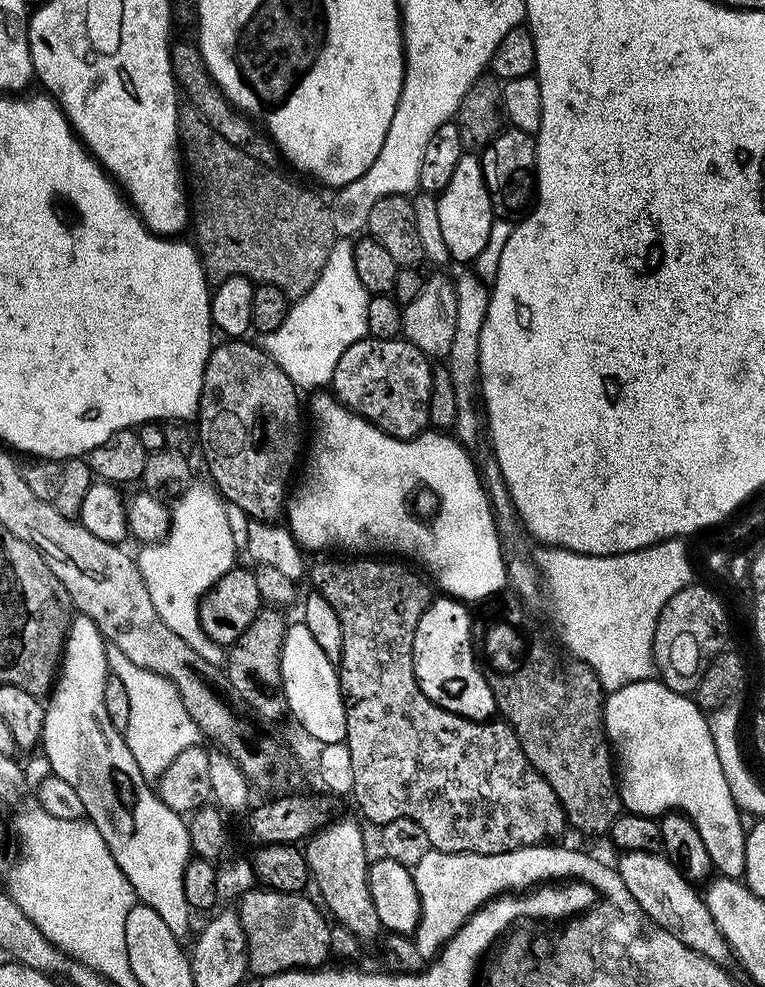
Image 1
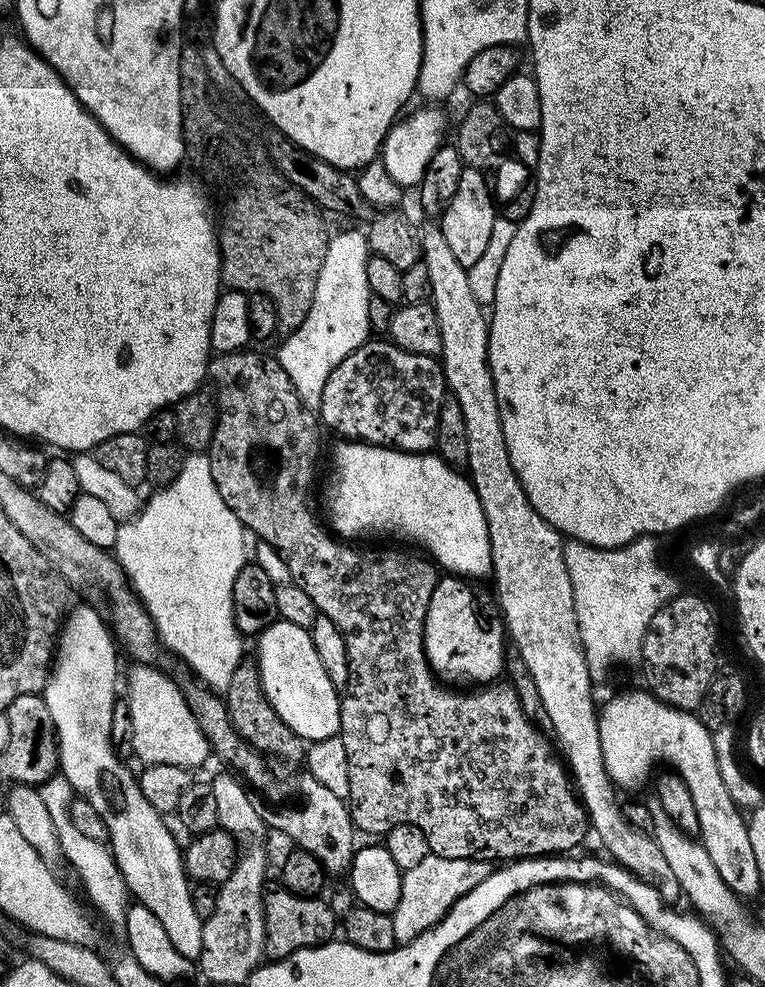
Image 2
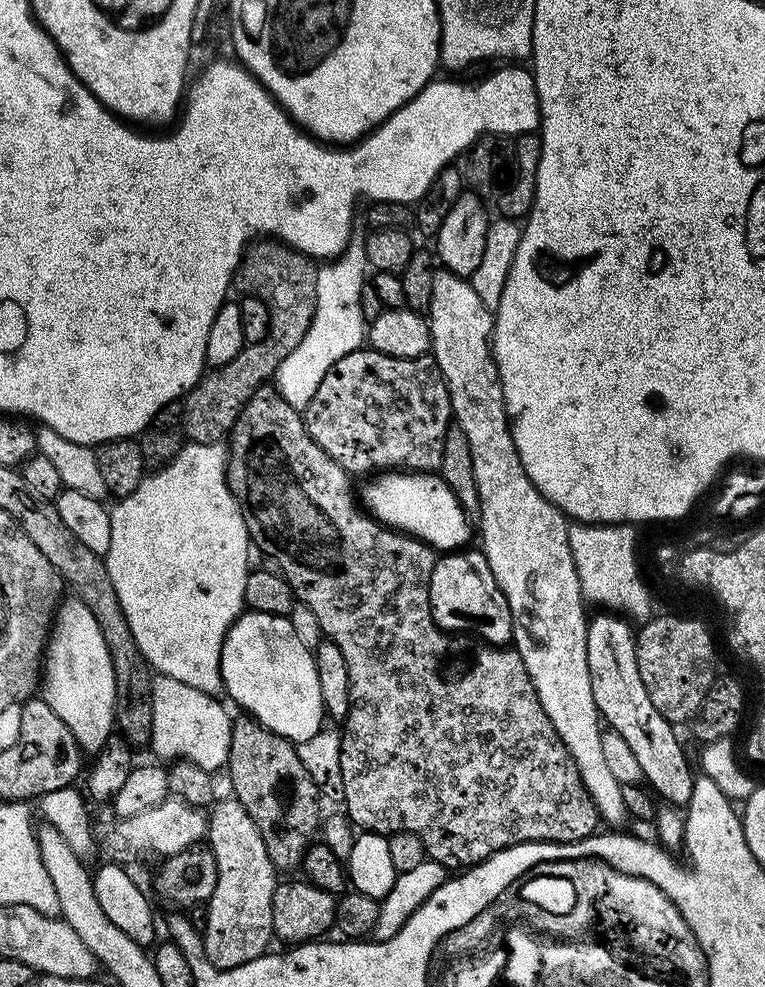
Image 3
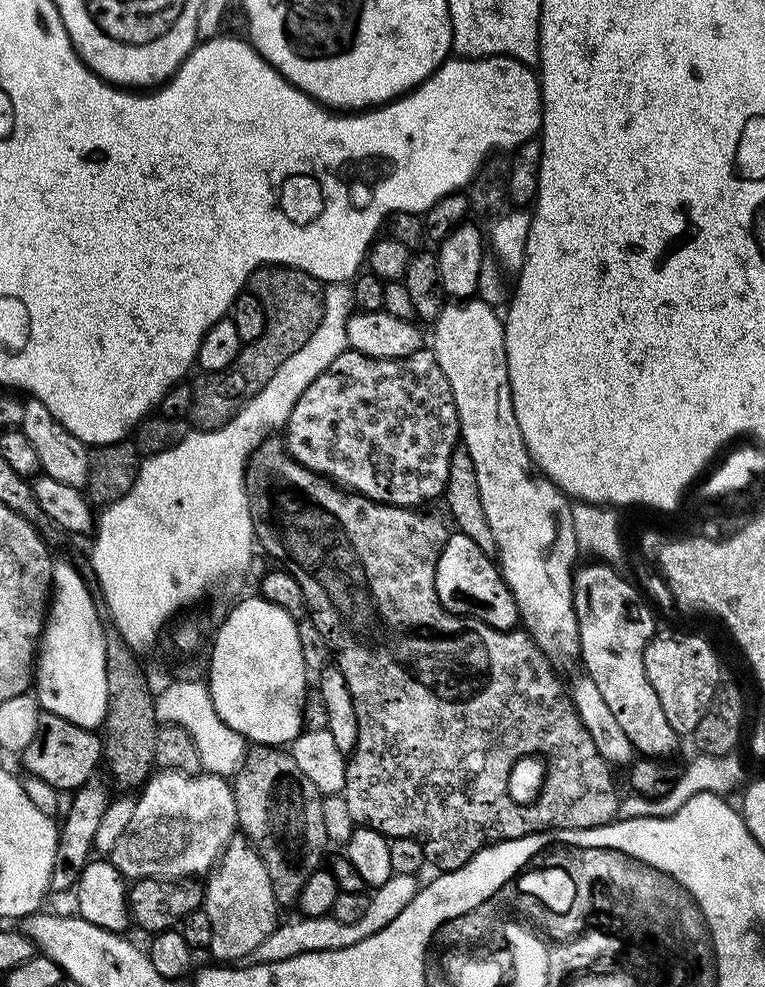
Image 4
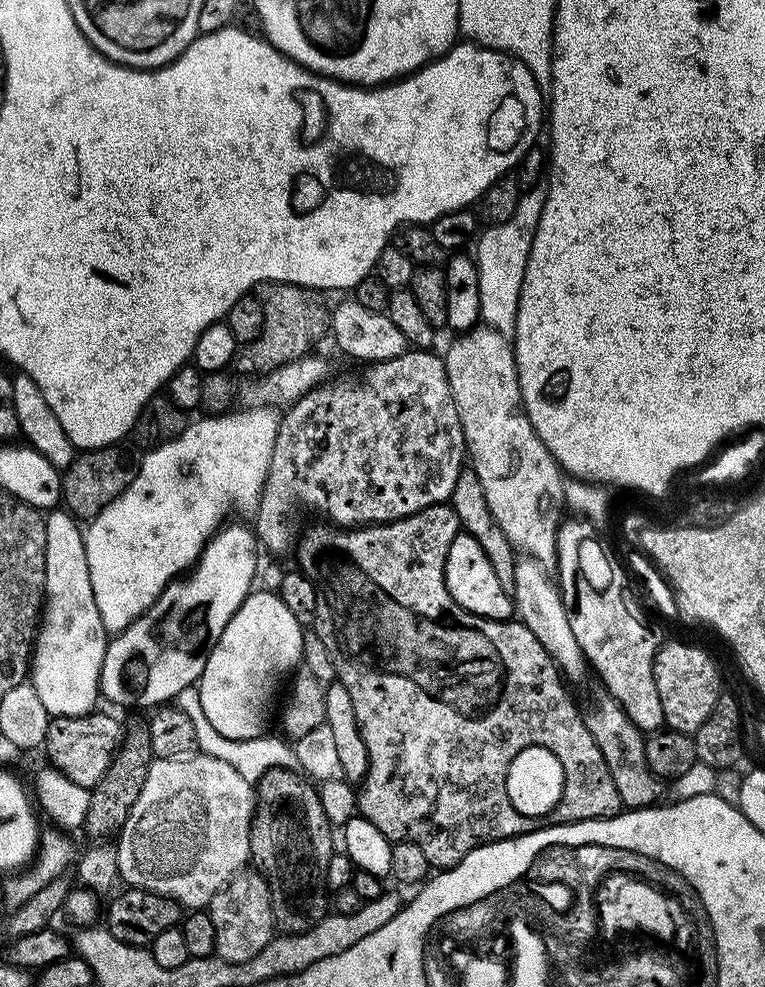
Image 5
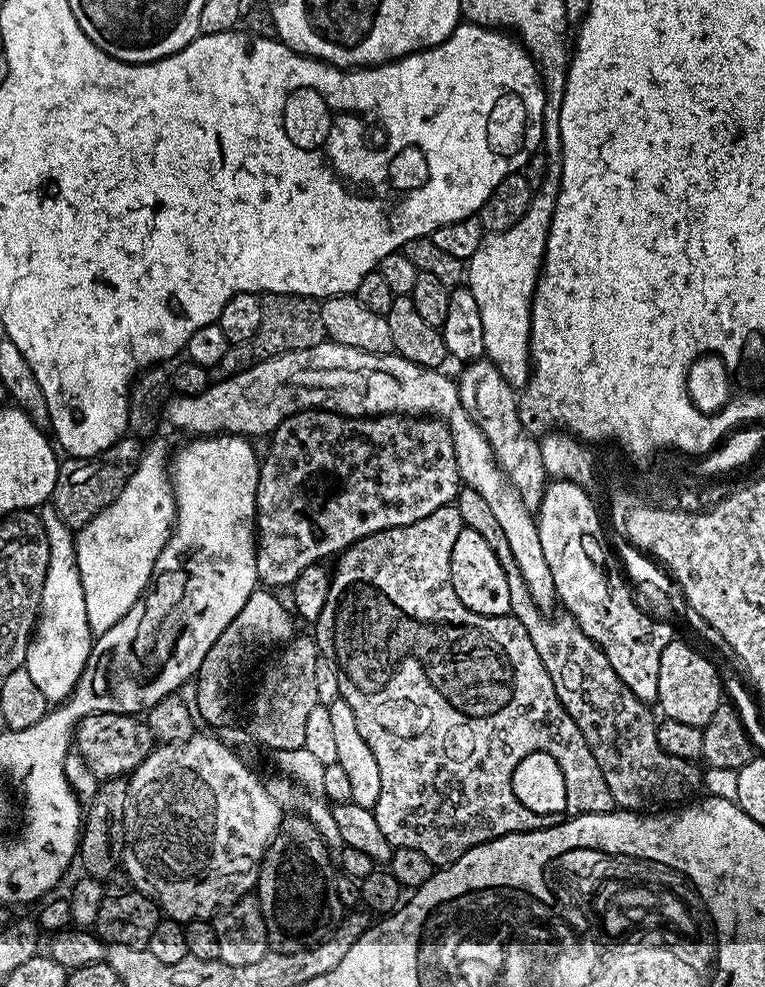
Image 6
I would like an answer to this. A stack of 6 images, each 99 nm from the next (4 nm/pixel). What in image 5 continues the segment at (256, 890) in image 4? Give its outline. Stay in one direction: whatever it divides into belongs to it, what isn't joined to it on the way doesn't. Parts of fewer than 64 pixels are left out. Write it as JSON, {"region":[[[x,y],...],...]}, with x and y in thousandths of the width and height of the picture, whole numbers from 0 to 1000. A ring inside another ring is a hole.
{"region":[[[320,881],[307,888],[294,900],[280,906],[269,923],[275,934],[280,934],[281,968],[289,973],[302,977],[322,975],[322,971],[332,971],[332,967],[337,967],[342,958],[356,953],[358,937],[353,902],[339,882]]]}

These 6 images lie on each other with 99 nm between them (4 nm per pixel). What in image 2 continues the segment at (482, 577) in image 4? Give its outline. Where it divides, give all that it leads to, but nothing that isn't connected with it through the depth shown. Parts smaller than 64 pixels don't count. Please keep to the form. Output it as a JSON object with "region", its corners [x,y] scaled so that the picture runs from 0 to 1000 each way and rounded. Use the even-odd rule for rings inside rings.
{"region":[[[580,582],[566,591],[554,627],[554,662],[565,680],[596,689],[643,691],[659,677],[661,633],[642,599],[595,582]]]}

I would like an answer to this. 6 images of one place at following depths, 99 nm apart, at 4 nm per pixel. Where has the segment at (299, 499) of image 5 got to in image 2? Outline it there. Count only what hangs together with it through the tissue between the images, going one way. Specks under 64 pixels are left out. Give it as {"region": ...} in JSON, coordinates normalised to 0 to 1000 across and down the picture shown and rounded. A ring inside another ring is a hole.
{"region":[[[482,342],[477,344],[473,351],[468,351],[468,355],[463,355],[452,363],[447,363],[447,367],[442,367],[442,371],[437,371],[431,383],[426,383],[426,391],[421,391],[421,407],[416,414],[416,426],[422,433],[425,430],[431,437],[441,438],[444,444],[450,446],[473,446],[478,450],[493,450],[501,454],[518,454],[523,458],[565,458],[570,452],[573,415],[578,411],[582,400],[580,375],[576,366],[571,362],[541,359],[536,355],[525,355],[506,342]]]}

